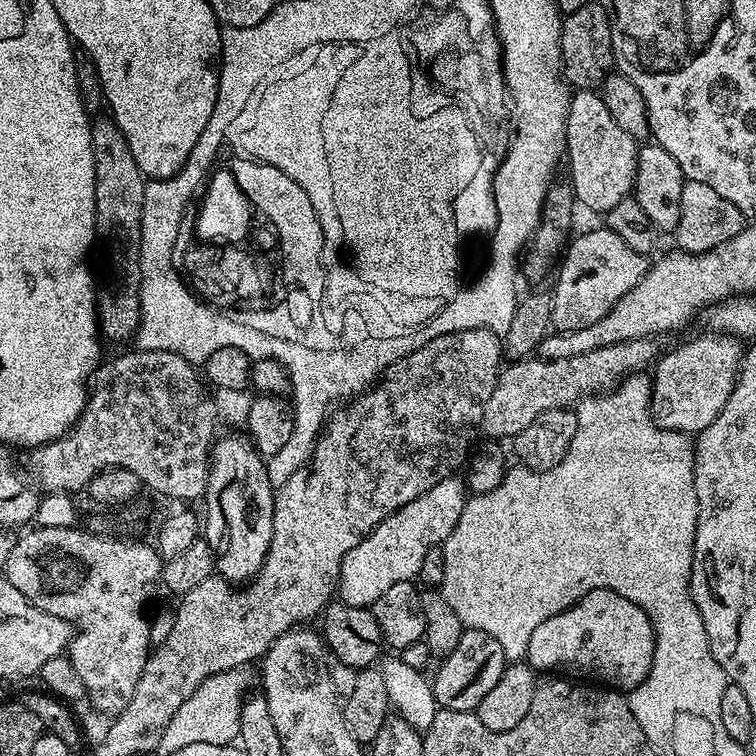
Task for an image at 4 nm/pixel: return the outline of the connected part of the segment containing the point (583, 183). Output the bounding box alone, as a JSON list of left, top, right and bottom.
[566,90,638,214]

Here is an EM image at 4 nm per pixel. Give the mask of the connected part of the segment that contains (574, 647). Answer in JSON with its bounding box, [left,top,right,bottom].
[526,588,656,694]

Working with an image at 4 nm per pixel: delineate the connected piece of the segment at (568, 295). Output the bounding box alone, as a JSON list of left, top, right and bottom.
[551,226,650,332]

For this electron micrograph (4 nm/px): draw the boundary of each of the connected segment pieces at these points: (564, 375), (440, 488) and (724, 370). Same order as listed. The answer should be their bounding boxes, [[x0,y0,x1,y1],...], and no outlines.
[[482,339,658,441],[339,474,469,608],[652,334,745,434]]

